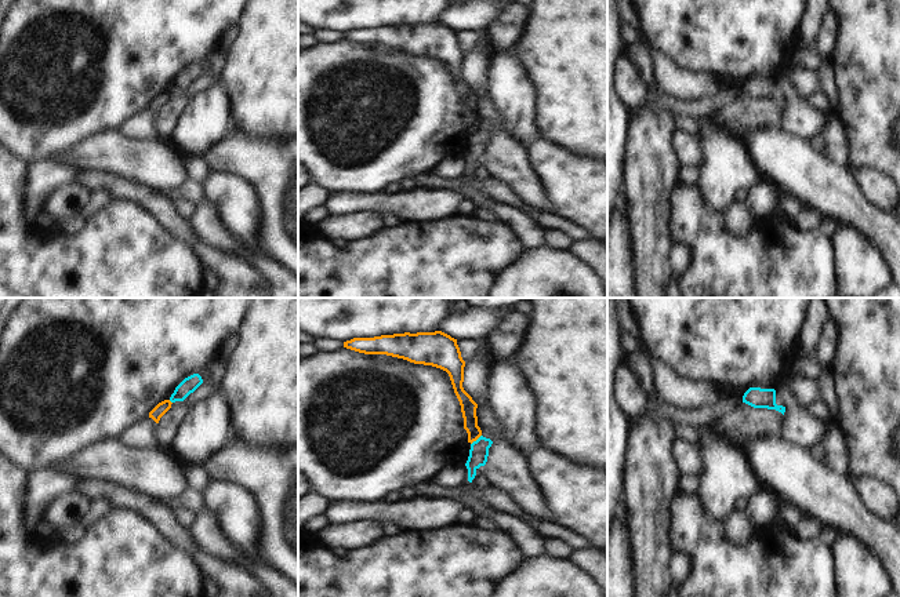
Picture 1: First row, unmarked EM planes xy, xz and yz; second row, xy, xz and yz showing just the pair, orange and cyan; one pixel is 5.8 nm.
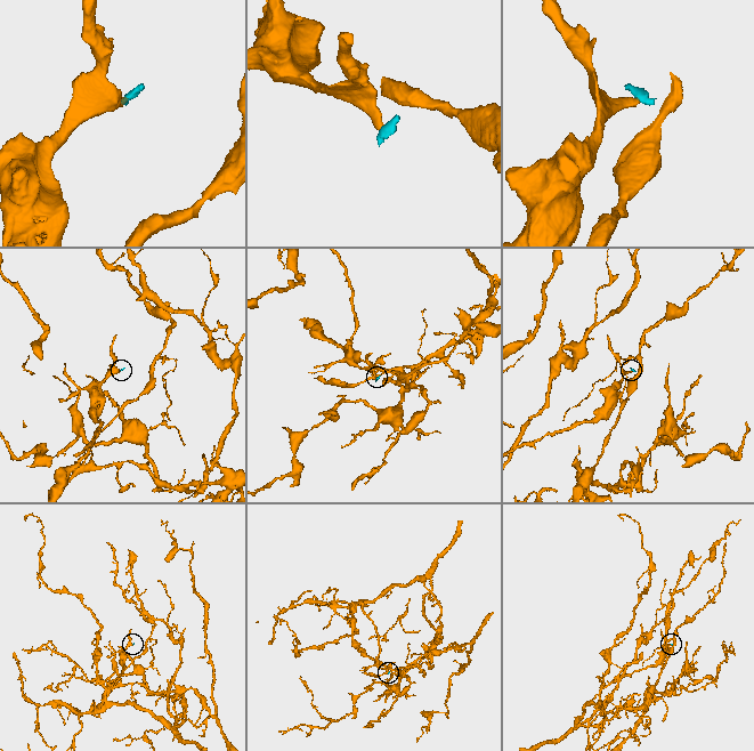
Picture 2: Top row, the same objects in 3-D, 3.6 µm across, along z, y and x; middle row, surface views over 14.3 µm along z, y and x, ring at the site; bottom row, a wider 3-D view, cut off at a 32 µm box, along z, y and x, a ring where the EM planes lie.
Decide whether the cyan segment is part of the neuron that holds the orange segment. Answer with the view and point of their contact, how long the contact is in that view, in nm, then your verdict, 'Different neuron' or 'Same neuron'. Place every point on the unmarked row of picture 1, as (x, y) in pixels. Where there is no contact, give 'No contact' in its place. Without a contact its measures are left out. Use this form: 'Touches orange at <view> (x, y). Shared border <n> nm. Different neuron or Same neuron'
Touches orange at xz (475, 131). Shared border 90 nm. Different neuron.

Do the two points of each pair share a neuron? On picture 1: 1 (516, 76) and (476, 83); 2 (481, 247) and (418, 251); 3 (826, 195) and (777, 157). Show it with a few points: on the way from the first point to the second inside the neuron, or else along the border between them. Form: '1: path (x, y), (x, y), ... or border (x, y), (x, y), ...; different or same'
1: border (494, 51), (487, 93); different
2: path (465, 251), (434, 251); same
3: path (813, 182), (790, 163); same

